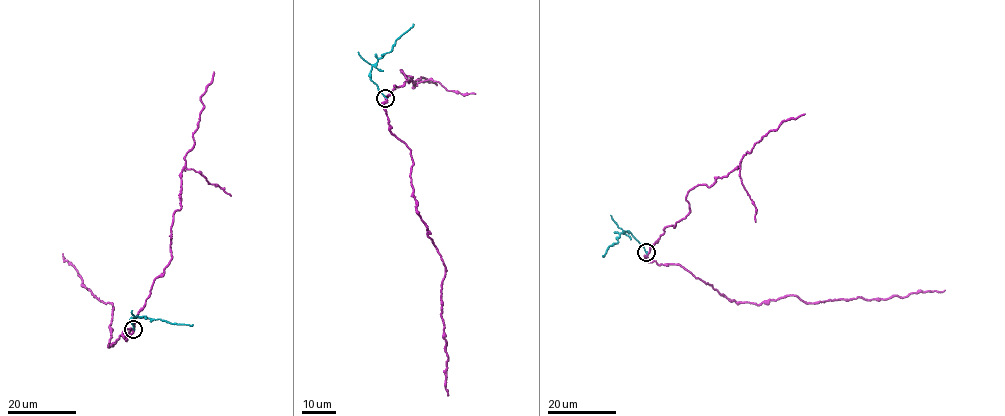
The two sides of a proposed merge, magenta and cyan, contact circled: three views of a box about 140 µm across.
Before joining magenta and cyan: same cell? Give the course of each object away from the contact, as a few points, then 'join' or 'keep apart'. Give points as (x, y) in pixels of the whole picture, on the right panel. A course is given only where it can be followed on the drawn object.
magenta via (647, 253), (649, 261), (680, 265), (736, 302), (760, 304), (796, 295), (807, 303), (902, 298), (945, 290) | cyan via (647, 253), (631, 234), (624, 231), (603, 256) | keep apart

